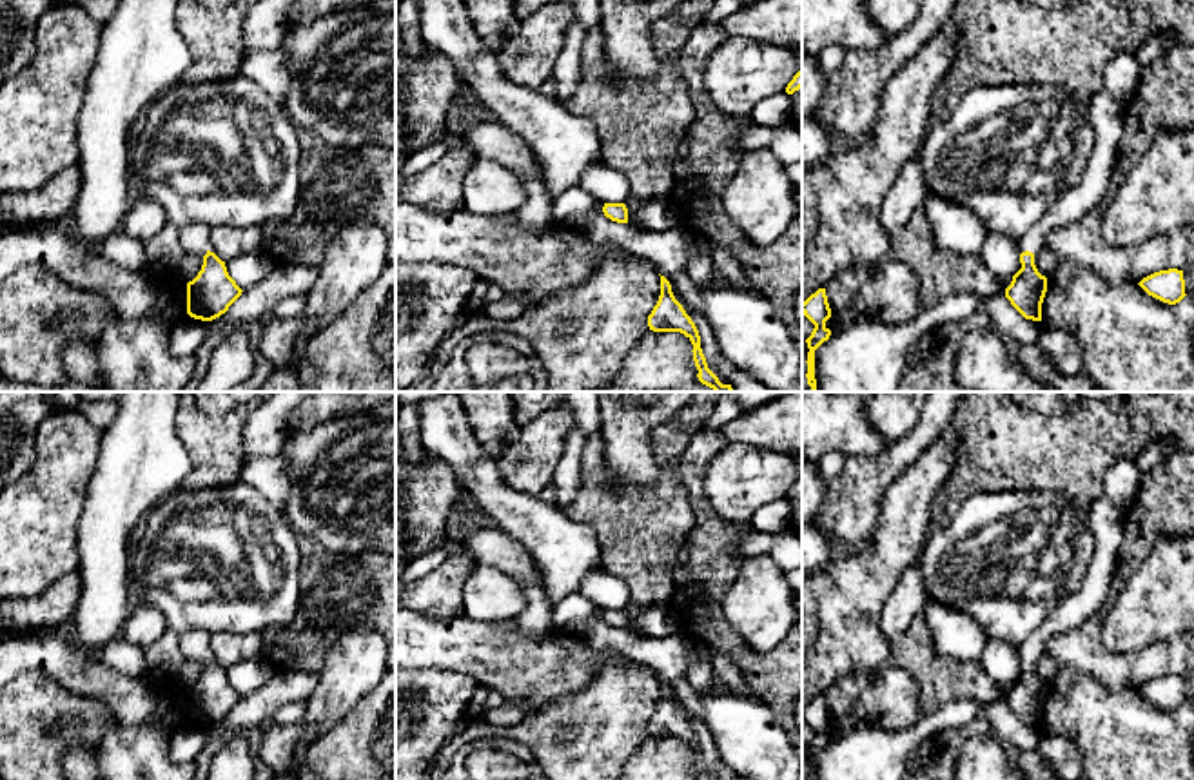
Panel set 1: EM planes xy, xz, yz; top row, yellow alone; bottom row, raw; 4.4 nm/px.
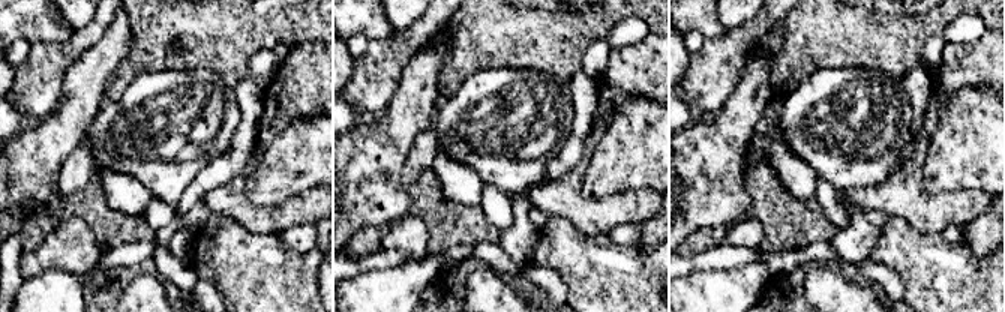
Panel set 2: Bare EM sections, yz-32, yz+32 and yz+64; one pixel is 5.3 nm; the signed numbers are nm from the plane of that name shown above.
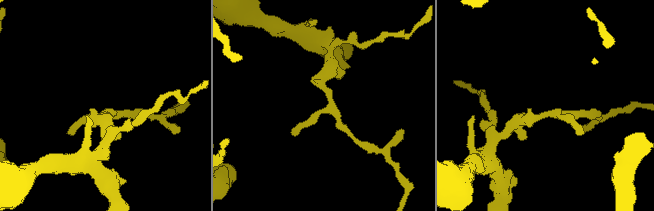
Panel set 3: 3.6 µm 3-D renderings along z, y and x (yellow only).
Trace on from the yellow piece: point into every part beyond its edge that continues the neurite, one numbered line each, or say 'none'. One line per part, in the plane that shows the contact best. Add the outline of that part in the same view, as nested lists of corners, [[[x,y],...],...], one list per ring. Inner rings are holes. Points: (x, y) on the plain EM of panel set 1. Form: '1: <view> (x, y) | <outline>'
1: yz (1107, 519) | [[[1105,493],[1089,508],[1091,531],[1094,535],[1094,555],[1087,571],[1080,577],[1076,590],[1063,597],[1047,620],[1036,628],[1016,649],[1020,658],[1043,655],[1047,640],[1081,626],[1103,604],[1123,542],[1125,512]]]

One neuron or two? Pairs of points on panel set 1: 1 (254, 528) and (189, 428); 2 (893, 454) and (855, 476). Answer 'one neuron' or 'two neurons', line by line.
1: two neurons
2: one neuron

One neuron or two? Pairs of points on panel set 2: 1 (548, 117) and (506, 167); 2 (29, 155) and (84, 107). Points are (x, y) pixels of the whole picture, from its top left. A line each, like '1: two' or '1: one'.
1: one
2: one

